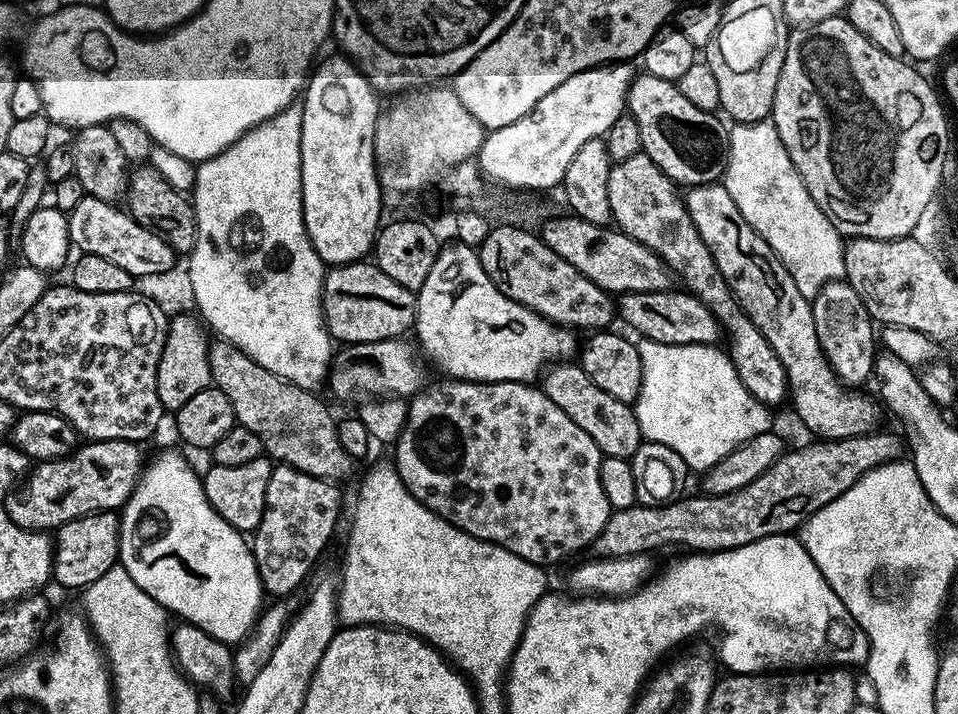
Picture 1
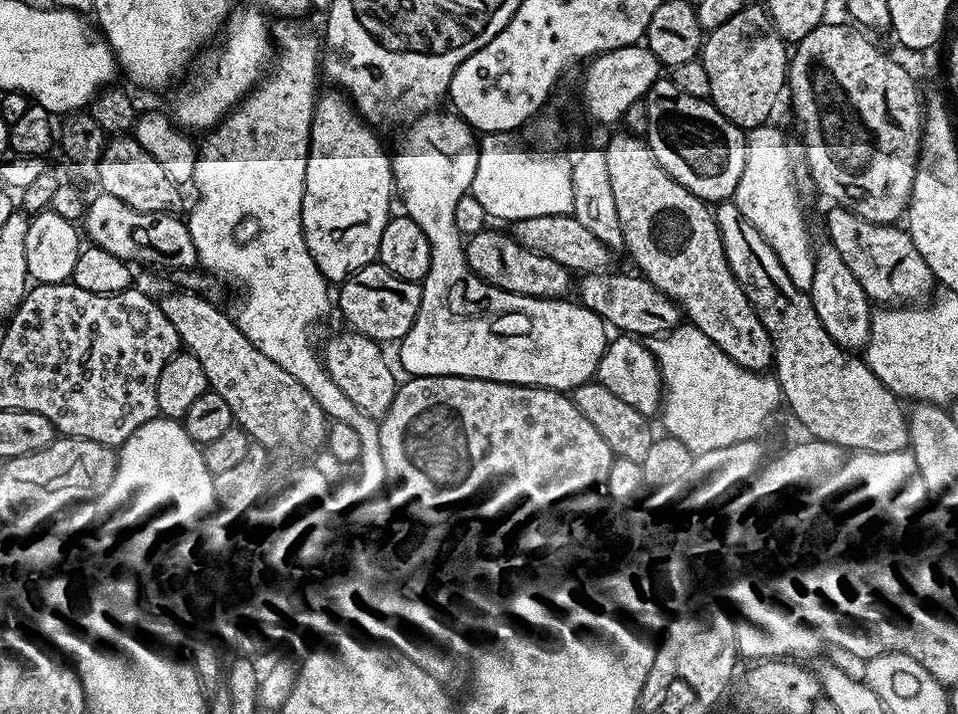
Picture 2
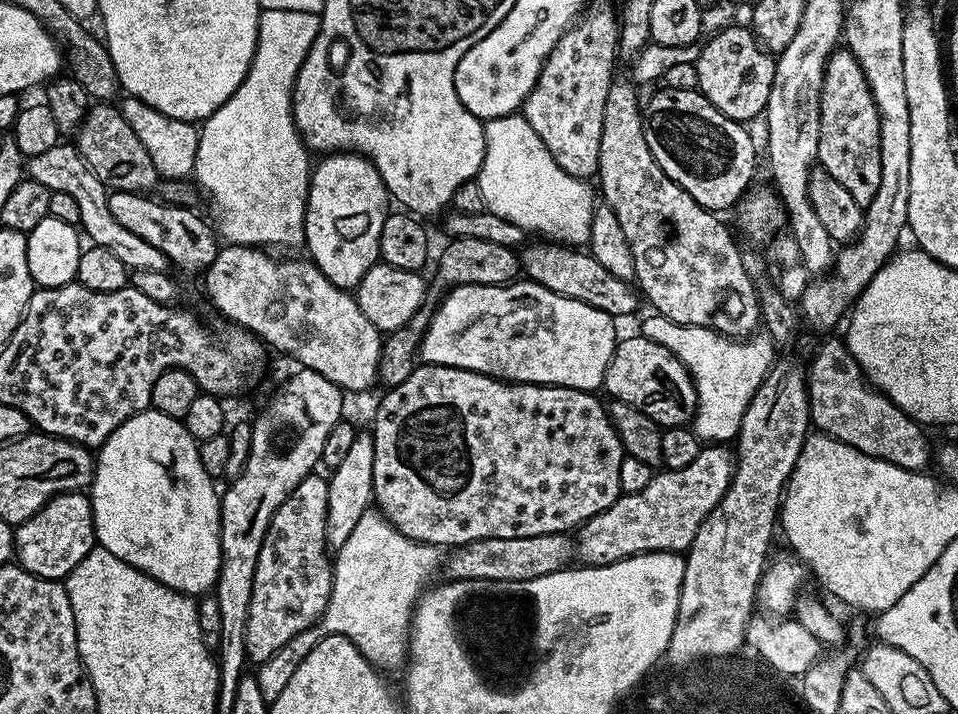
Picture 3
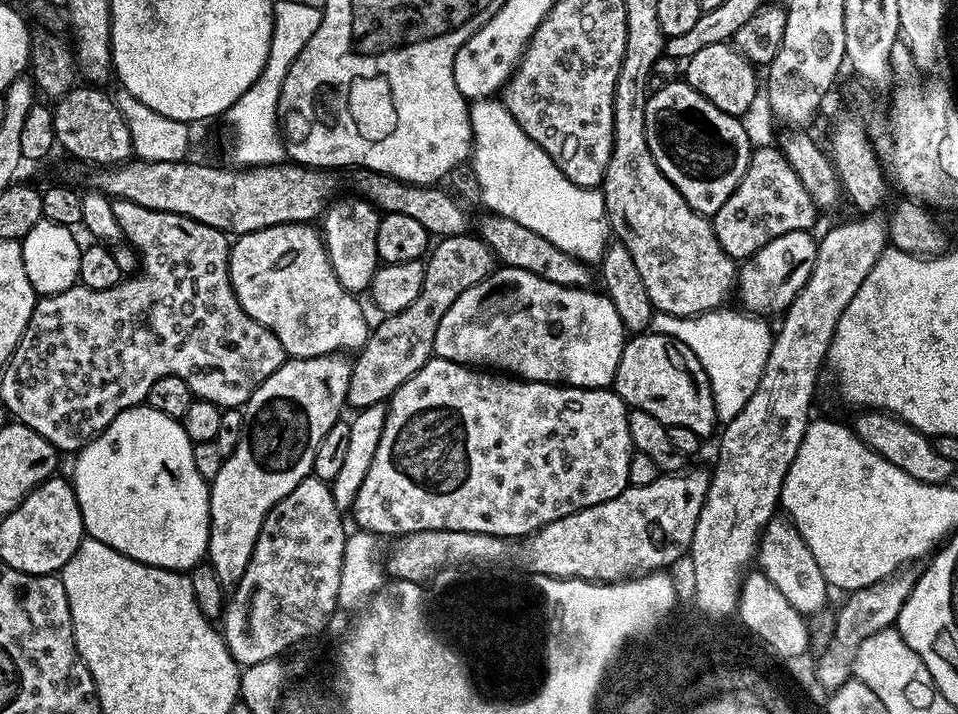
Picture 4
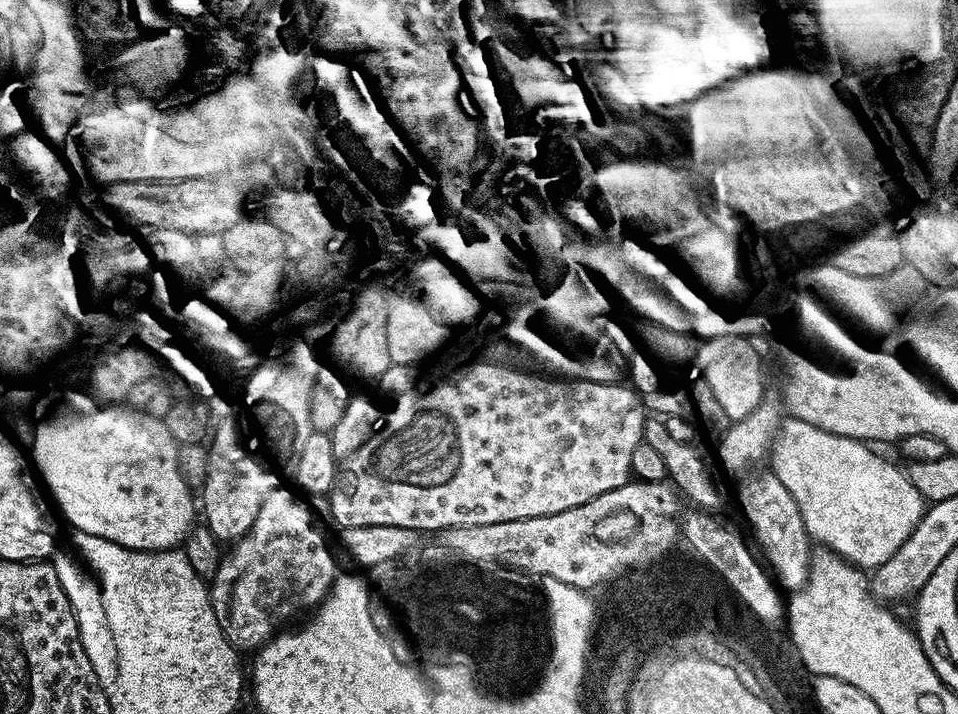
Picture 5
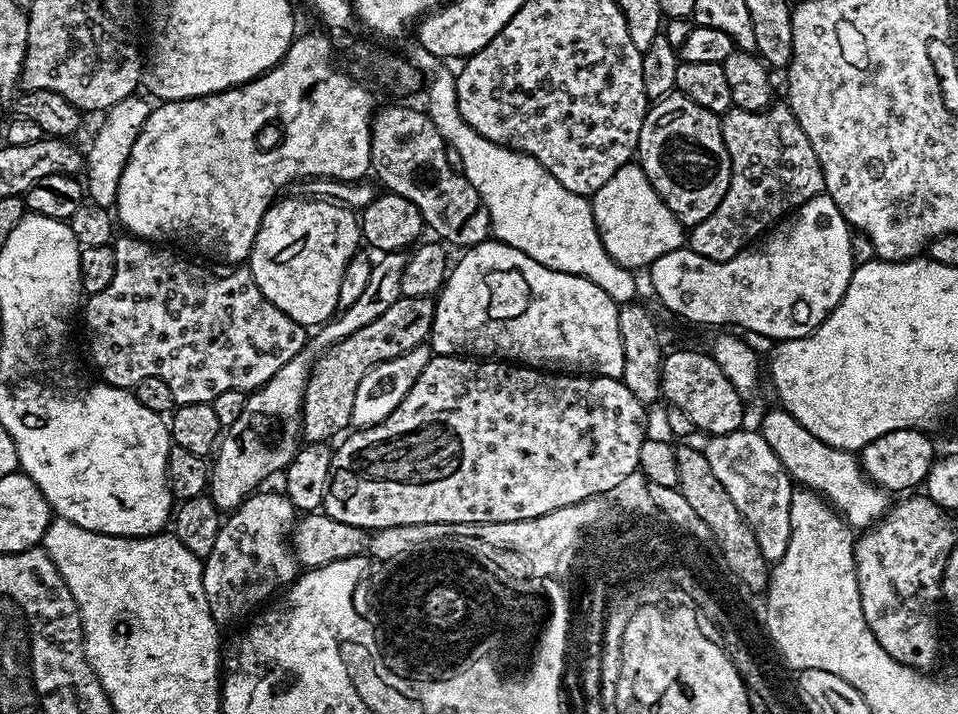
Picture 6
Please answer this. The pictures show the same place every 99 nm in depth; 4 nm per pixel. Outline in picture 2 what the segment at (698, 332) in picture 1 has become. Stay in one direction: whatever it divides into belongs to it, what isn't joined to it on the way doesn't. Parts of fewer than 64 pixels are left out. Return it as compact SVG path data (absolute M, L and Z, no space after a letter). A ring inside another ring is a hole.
M585 272L579 277L579 303L589 308L594 314L604 319L609 329L620 334L631 334L636 338L663 336L674 328L681 327L682 313L680 305L672 300L654 282L650 282L643 274L631 276L628 272Z

